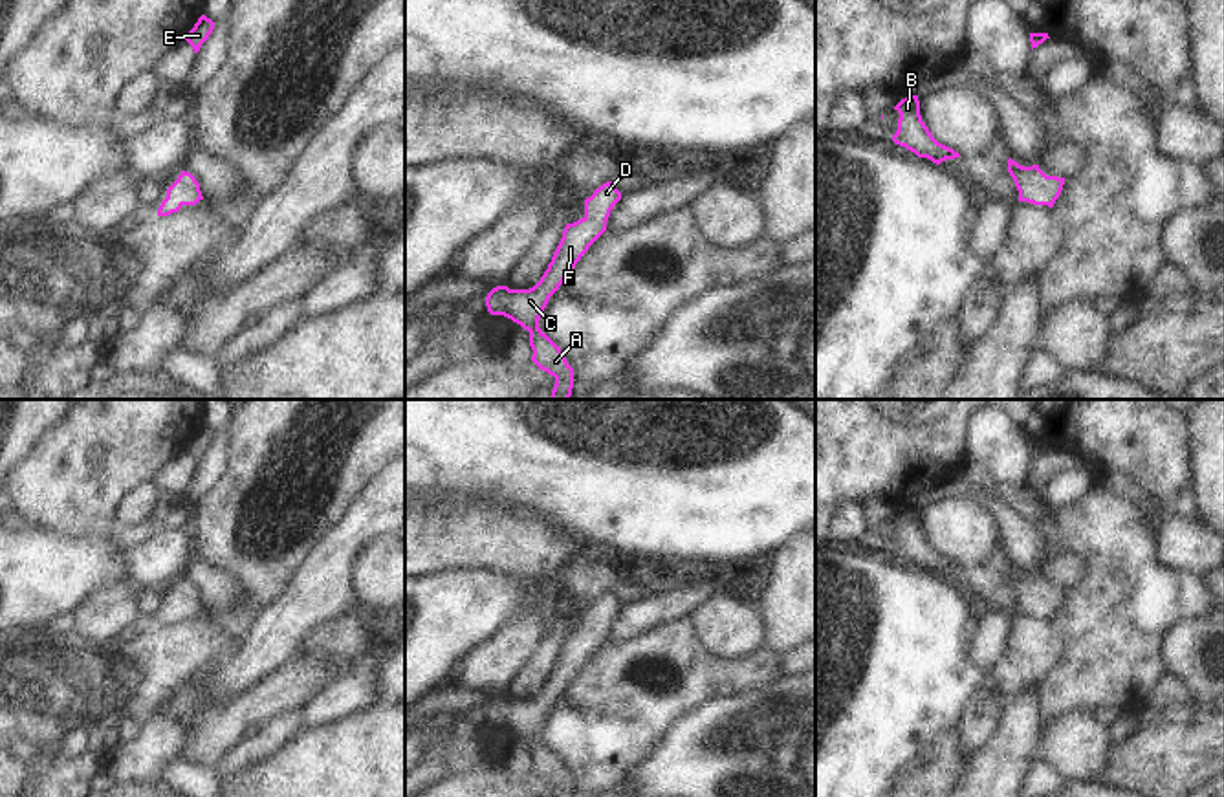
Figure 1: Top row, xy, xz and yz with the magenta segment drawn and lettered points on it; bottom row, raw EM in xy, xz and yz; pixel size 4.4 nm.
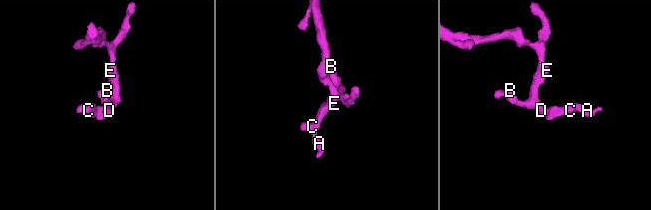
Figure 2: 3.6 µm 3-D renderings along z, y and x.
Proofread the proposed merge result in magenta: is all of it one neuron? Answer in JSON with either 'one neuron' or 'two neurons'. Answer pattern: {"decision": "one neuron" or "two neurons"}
{"decision": "one neuron"}

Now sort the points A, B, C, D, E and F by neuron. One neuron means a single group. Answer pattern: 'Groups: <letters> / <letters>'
Groups: A B C D E F.

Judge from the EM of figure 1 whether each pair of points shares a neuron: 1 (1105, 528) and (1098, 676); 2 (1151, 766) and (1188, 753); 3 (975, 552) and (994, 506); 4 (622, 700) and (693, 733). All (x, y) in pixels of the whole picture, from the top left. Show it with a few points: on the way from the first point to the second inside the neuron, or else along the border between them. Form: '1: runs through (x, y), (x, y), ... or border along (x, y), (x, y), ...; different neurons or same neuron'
1: runs through (1105, 565), (1105, 640); same neuron
2: runs through (1160, 763), (1179, 759); same neuron
3: border along (950, 497), (977, 501), (994, 517), (1003, 539); different neurons
4: border along (710, 700), (686, 711), (645, 757); different neurons

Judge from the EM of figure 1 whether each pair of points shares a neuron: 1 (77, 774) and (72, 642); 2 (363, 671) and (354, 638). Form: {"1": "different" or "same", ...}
{"1": "different", "2": "different"}

